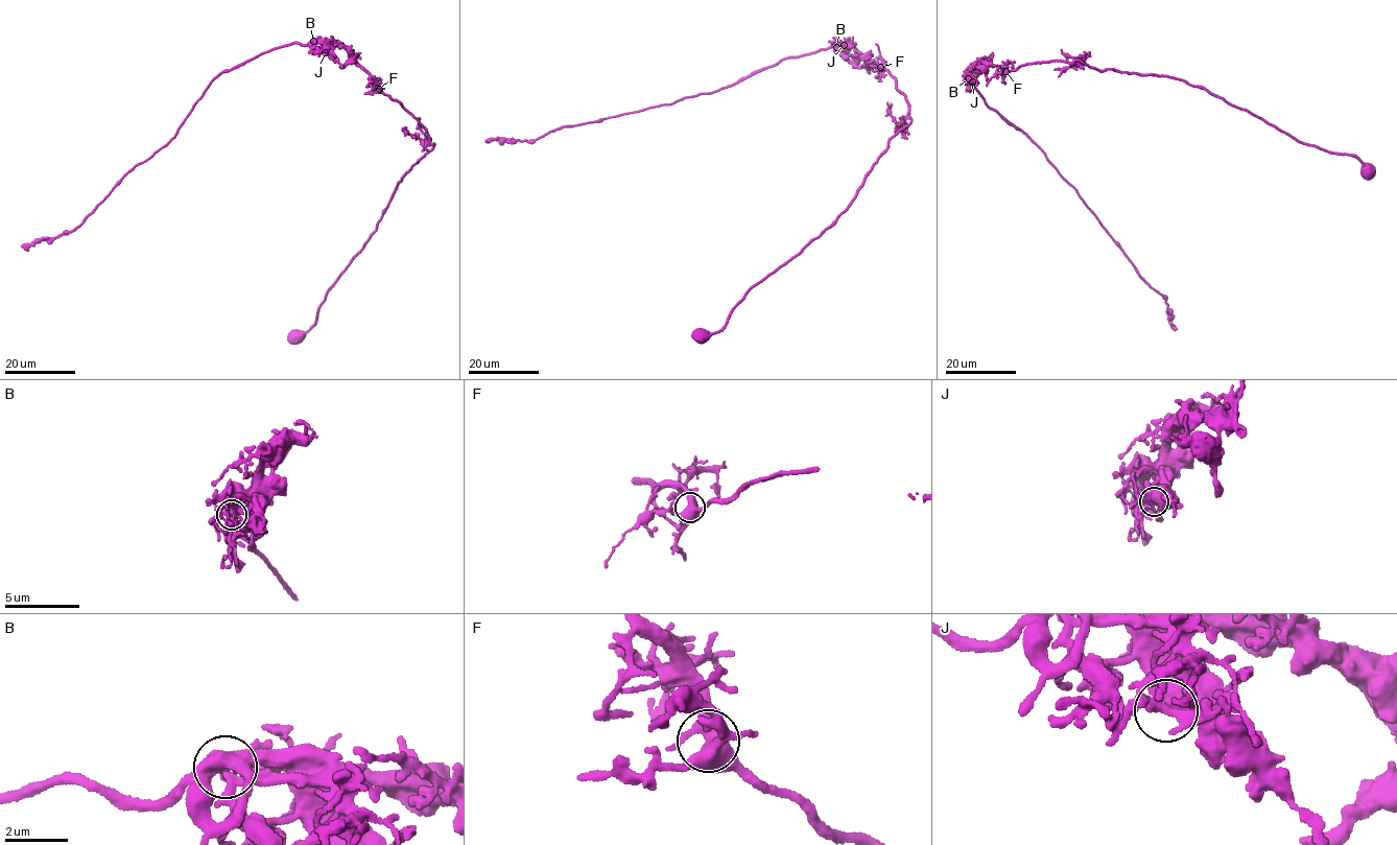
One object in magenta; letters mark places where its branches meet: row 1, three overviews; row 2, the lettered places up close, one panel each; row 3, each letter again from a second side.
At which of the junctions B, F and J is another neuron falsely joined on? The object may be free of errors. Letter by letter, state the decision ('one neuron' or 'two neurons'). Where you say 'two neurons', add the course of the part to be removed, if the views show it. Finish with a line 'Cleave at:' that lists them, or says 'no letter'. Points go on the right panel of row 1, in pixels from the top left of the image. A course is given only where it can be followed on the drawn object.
B: one neuron
F: one neuron
J: one neuron
Cleave at: no letter

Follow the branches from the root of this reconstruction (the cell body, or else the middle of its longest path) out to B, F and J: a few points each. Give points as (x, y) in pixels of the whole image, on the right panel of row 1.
B: (1368, 170), (1353, 156), (1306, 145), (1174, 78), (1075, 60), (1010, 72), (978, 63), (968, 78)
F: (1368, 170), (1353, 156), (1306, 145), (1183, 80), (1102, 70), (1075, 60), (1022, 64), (1005, 71)
J: (1368, 170), (1353, 156), (1306, 145), (1174, 78), (1075, 60), (1010, 72), (978, 63), (972, 81)

